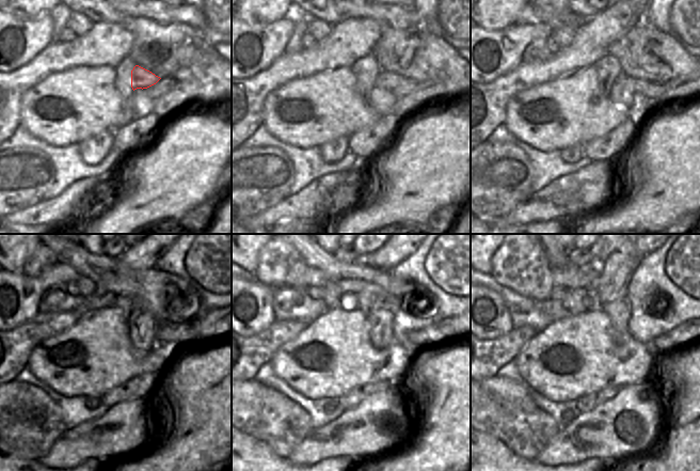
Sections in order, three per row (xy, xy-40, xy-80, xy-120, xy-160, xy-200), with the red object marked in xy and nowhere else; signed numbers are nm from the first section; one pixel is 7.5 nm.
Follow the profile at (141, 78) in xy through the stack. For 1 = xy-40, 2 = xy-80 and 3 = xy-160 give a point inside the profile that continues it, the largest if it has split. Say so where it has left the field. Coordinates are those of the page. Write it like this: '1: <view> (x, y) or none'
1: xy-40 (399, 85)
2: xy-80 (642, 89)
3: xy-160 (420, 339)

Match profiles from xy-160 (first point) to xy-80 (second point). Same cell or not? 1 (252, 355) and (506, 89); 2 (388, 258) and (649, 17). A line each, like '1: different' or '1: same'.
1: same
2: different

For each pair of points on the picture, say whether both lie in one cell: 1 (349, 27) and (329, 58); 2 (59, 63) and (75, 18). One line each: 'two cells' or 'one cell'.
1: one cell
2: two cells

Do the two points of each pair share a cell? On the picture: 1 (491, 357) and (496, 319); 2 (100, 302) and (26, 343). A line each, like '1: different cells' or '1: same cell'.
1: different cells
2: same cell

